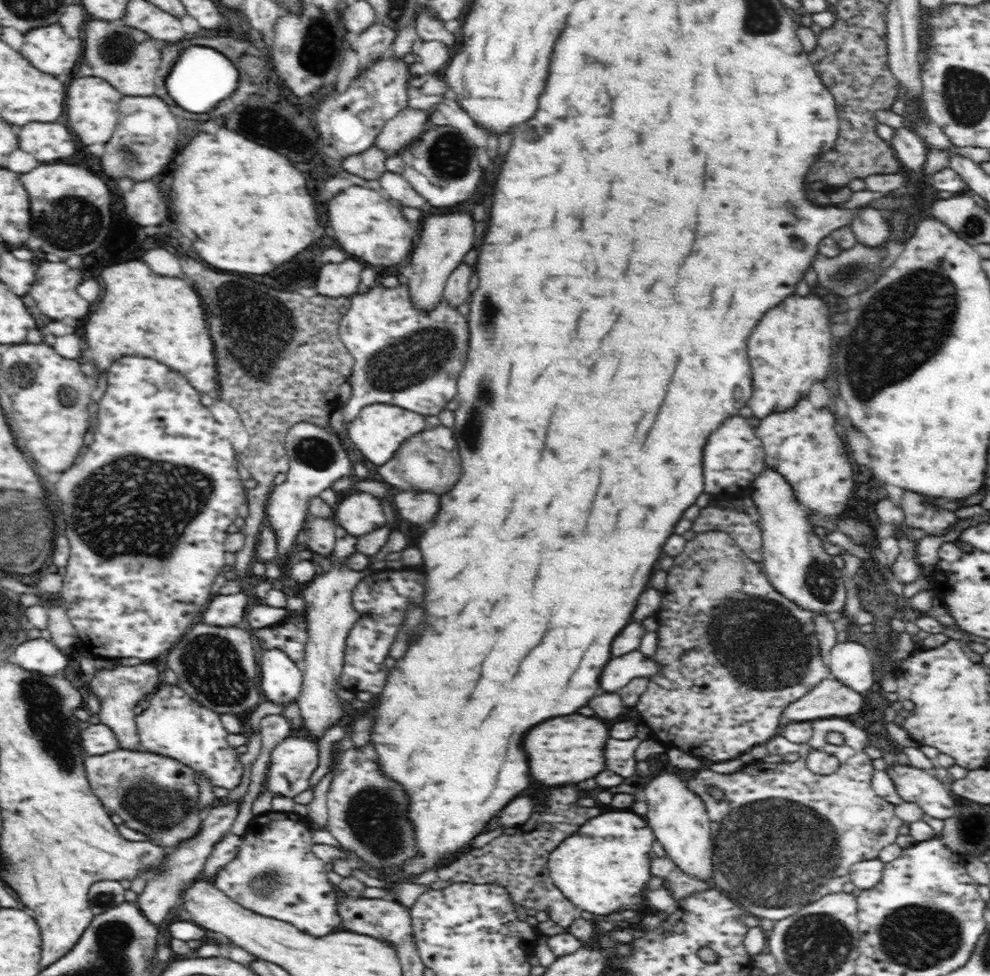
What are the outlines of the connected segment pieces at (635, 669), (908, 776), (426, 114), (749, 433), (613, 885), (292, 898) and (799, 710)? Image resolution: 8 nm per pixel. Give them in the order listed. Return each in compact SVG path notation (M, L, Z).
M639 650L614 657L609 660L602 672L602 690L616 692L638 677L659 676L659 666L653 657L644 657Z
M899 763L885 771L904 801L918 804L929 817L940 820L954 817L954 798L948 785L937 779L933 772Z
M406 108L400 110L394 119L388 120L378 133L373 147L384 151L387 156L397 155L409 143L419 139L431 126L430 115L432 110L418 110Z
M734 416L710 436L704 452L704 490L708 494L746 494L753 487L754 480L765 468L765 451L762 441L756 436L755 428L748 424L747 418Z
M604 812L596 818L586 820L586 824L582 824L578 832L568 836L568 840L564 839L562 844L550 853L549 875L561 893L582 911L587 910L592 914L606 916L622 909L619 913L626 920L633 921L641 915L640 912L634 907L624 909L624 905L631 904L631 897L640 894L652 878L648 858L652 844L654 844L654 832L646 824L646 820L630 812Z
M270 811L255 817L238 854L216 871L214 885L244 908L292 924L315 939L334 933L342 925L335 906L338 894L328 879L326 863L312 851L312 832L306 818L293 811Z
M836 679L820 681L801 699L785 707L783 722L815 721L832 717L849 718L860 712L862 701L859 692L844 686Z

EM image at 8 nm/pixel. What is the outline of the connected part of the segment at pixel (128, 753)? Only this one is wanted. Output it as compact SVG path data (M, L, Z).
M120 747L103 755L86 756L84 768L91 789L108 812L118 814L128 828L146 834L148 840L161 845L167 851L198 832L202 824L202 815L196 810L195 801L200 796L200 790L194 779L194 771L190 770L190 767L183 766L172 758L166 758L166 755Z

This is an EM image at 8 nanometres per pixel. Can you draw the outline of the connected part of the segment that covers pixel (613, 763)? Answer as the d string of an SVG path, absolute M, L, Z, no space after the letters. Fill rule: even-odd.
M610 738L610 744L606 746L606 768L630 778L636 772L636 758L634 752L640 744L640 738L630 738L630 740L614 740Z

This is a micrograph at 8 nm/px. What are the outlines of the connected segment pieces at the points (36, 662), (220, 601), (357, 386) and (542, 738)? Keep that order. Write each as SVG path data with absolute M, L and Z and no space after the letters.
M34 638L20 643L8 658L10 662L18 664L22 669L42 672L46 676L54 676L56 672L68 666L66 656L51 640L44 640L44 638Z
M218 594L214 600L210 600L209 607L202 614L202 620L214 627L233 627L244 620L246 606L248 606L246 594L228 594L228 596Z
M381 284L369 289L366 294L350 296L350 308L339 320L339 338L354 357L348 378L352 396L340 406L343 420L348 424L369 404L392 404L426 416L438 415L446 409L448 401L457 395L457 380L465 367L469 351L469 324L456 306L442 298L432 309L414 308L408 285L386 288Z
M564 716L538 724L530 736L526 736L526 752L530 752L530 774L548 786L576 784L596 776L604 770L604 744L608 740L608 728L604 722L586 716Z

